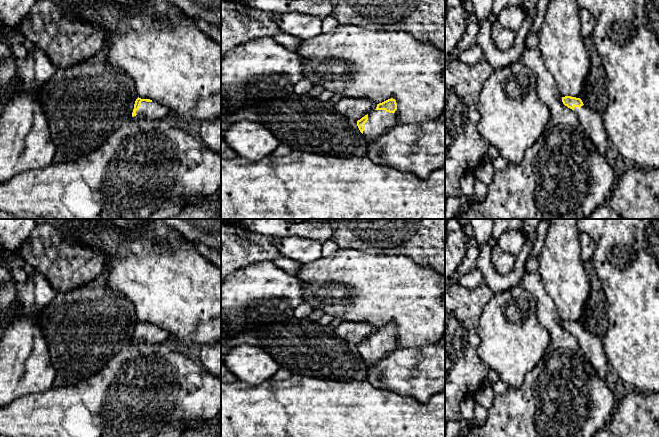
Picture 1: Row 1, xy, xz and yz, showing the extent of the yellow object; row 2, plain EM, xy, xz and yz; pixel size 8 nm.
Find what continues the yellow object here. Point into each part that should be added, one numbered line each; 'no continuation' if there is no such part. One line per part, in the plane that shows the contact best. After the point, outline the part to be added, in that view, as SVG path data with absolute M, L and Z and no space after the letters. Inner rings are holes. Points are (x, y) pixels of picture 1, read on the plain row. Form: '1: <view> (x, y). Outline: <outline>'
1: xy (152, 334). Outline: M142 325L139 333L136 335L136 338L137 339L132 342L136 343L139 340L143 340L149 344L165 343L168 340L168 333L166 330L157 326Z

